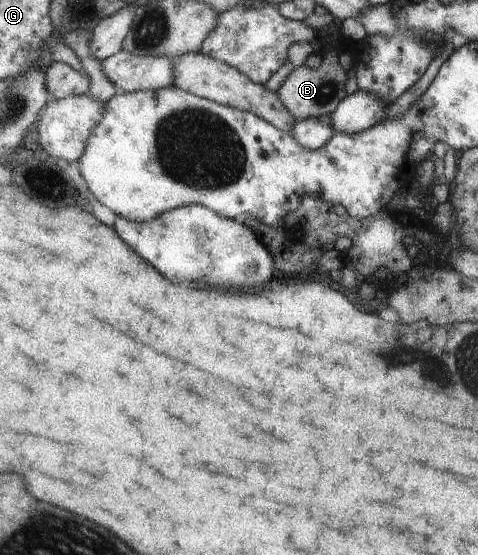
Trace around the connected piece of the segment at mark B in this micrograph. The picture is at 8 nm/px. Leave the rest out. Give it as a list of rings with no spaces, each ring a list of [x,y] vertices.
[[[329,49],[321,55],[320,63],[317,68],[307,68],[305,64],[294,67],[285,77],[276,94],[280,97],[282,104],[295,117],[296,121],[314,117],[327,116],[339,105],[346,97],[345,81],[347,72],[338,60],[339,49]]]

